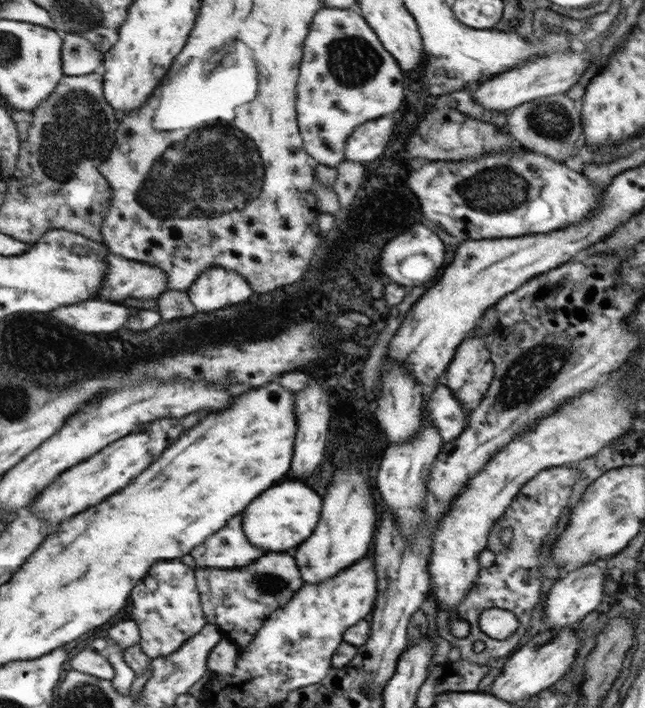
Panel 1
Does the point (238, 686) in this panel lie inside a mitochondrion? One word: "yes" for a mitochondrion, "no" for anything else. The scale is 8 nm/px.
no

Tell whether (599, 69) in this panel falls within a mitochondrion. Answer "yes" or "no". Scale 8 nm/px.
no

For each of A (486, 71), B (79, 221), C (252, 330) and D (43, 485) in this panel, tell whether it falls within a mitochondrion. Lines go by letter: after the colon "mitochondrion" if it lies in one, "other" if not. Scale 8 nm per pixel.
A: other
B: other
C: other
D: other

